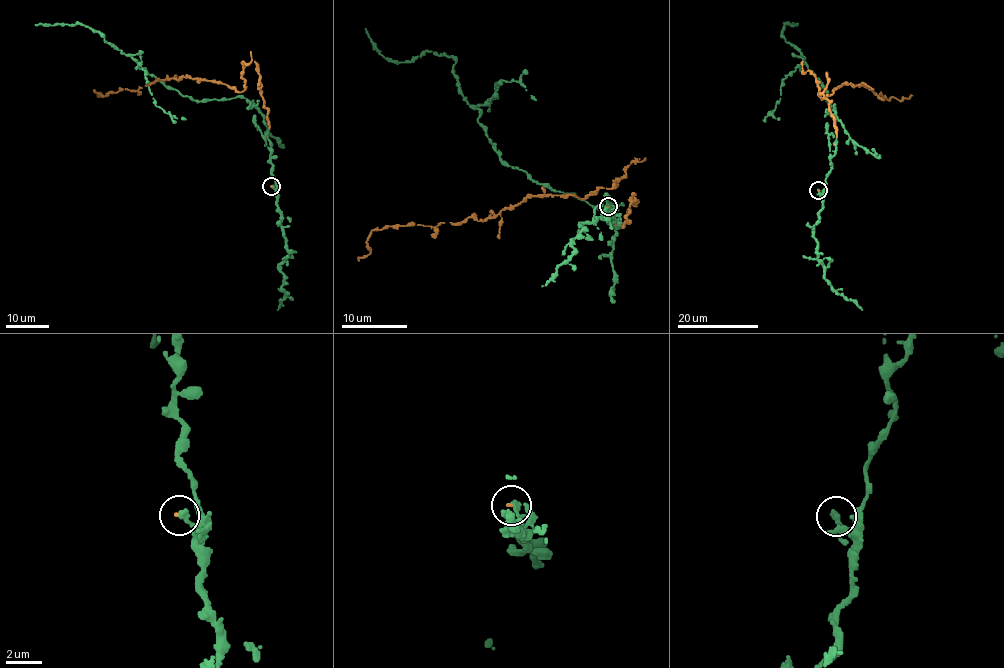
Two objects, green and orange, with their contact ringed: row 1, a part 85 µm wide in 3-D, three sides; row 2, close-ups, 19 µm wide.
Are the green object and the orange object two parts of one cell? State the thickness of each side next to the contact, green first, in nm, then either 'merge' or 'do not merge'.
calibres 360 and 130 nm; merge

